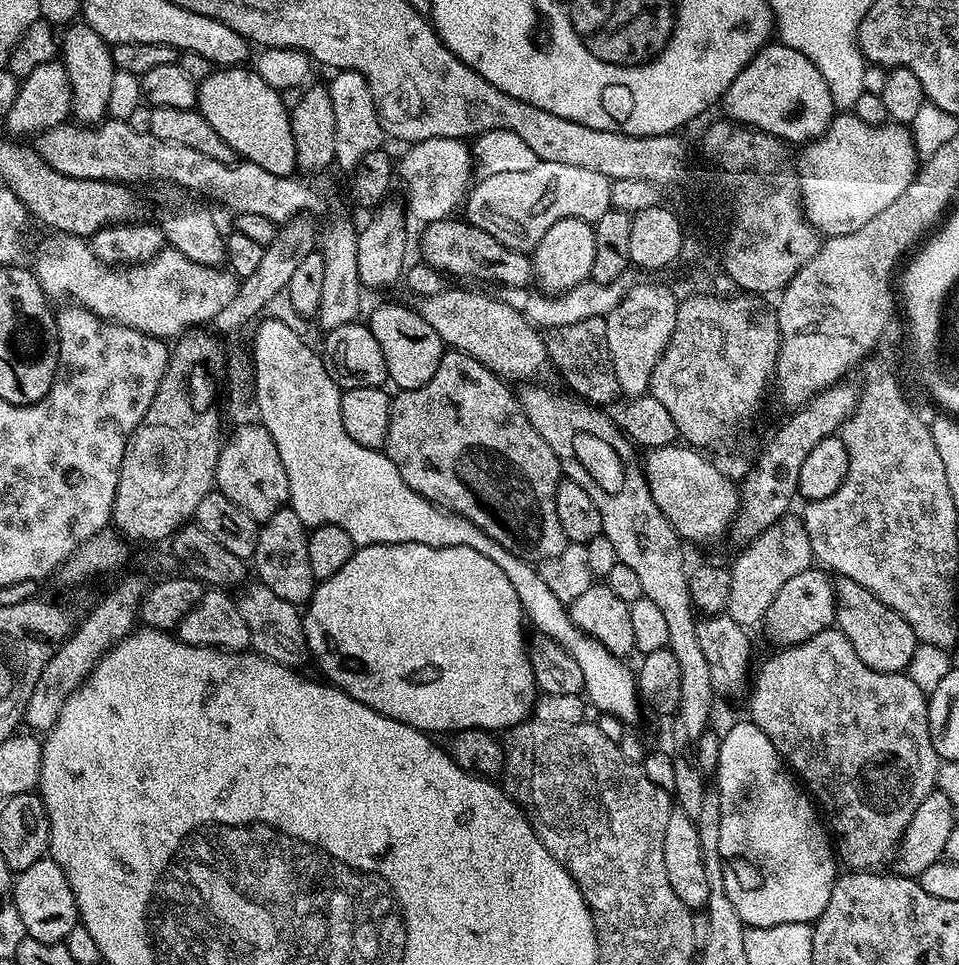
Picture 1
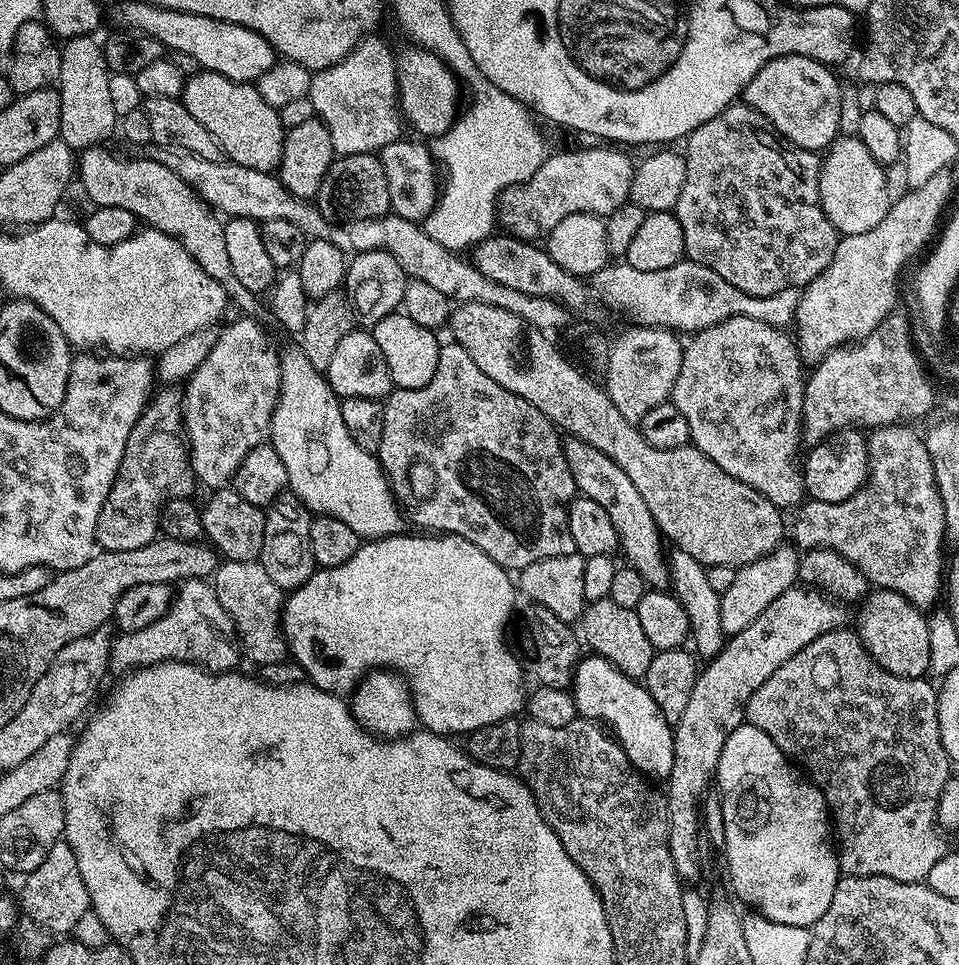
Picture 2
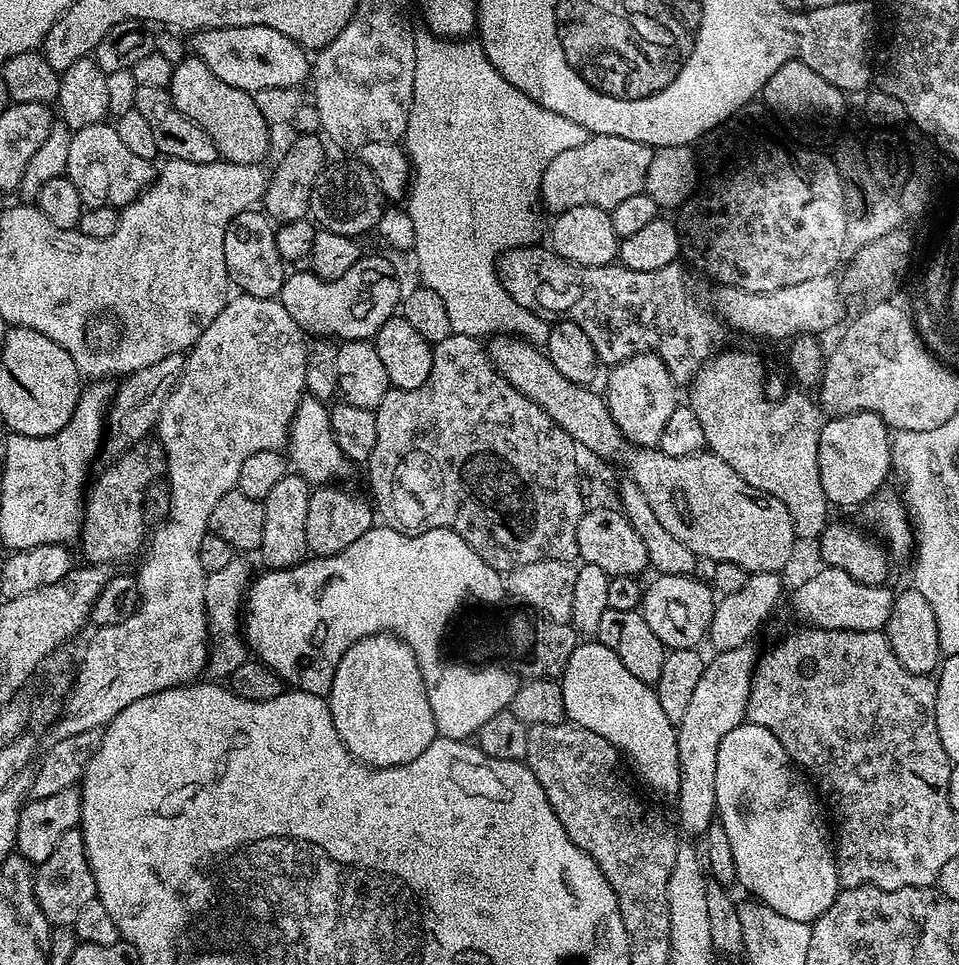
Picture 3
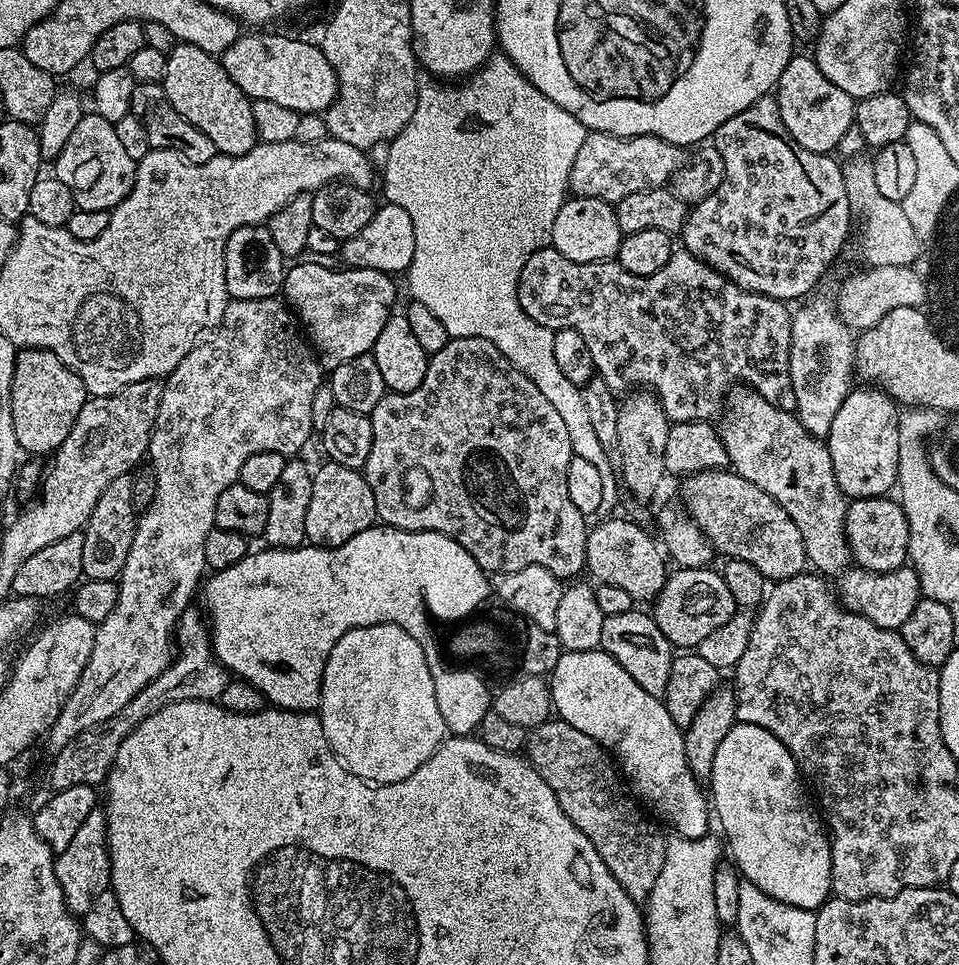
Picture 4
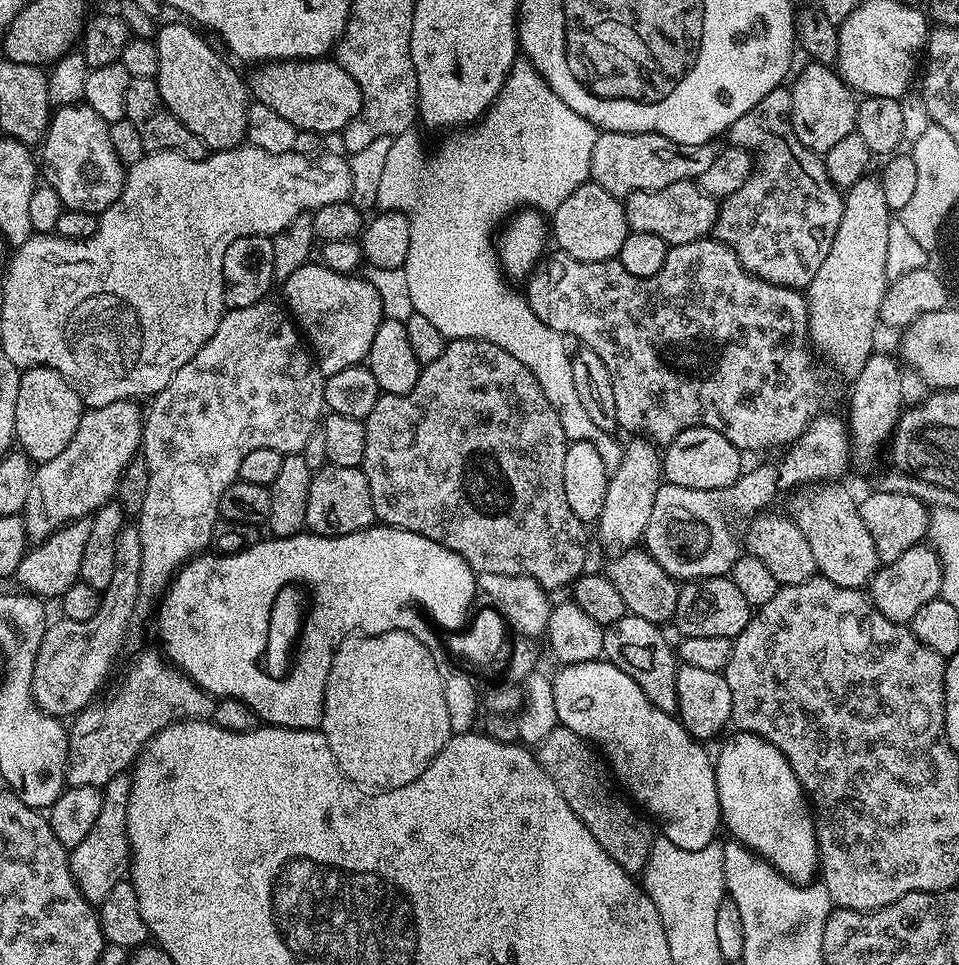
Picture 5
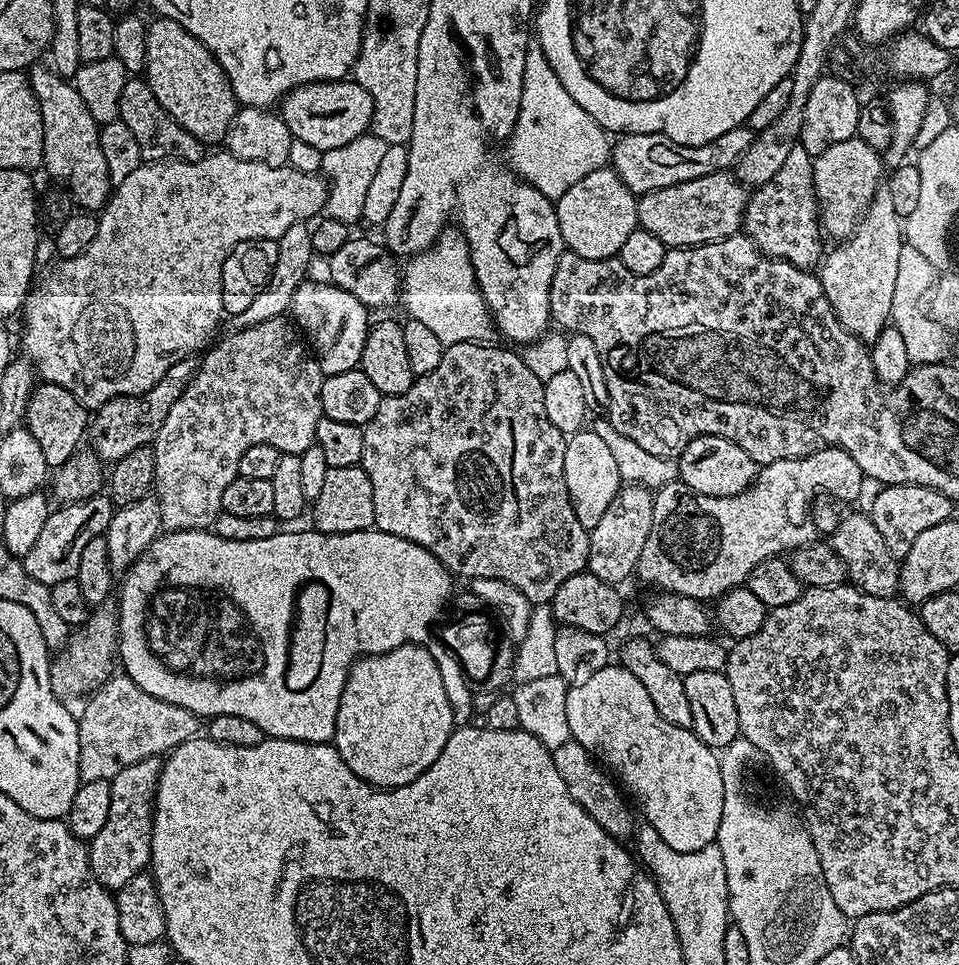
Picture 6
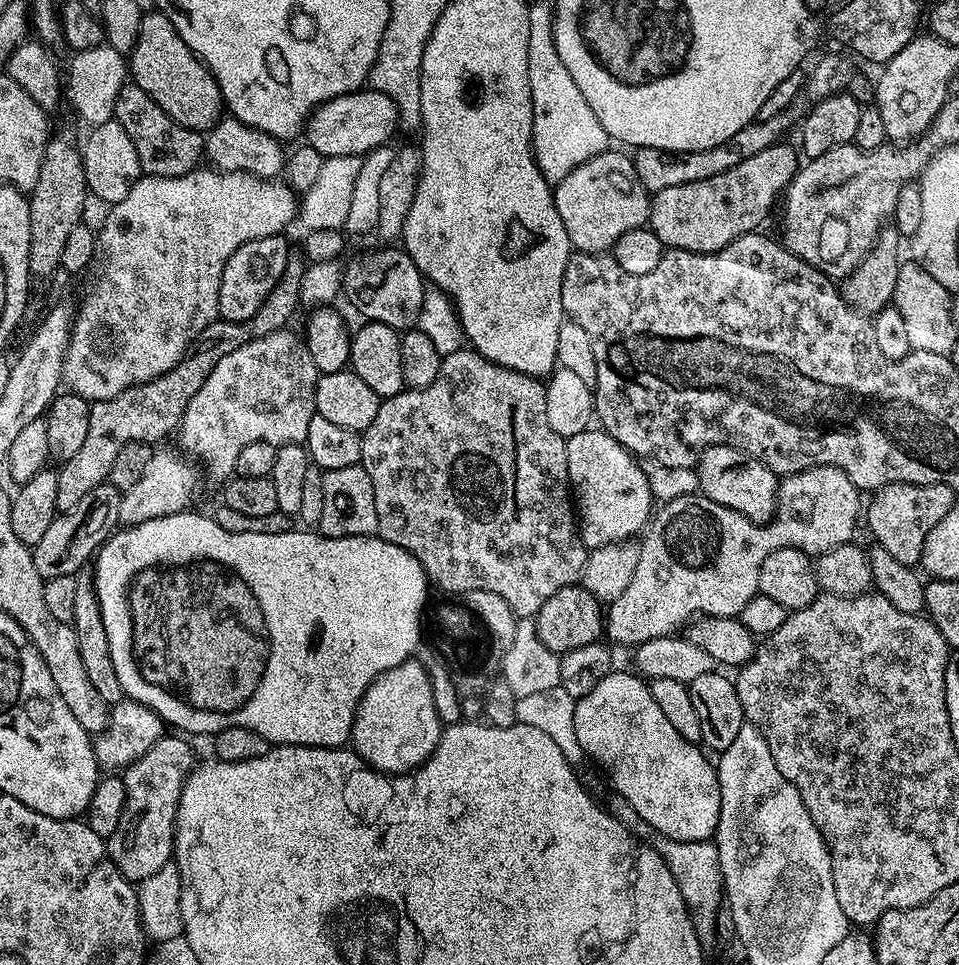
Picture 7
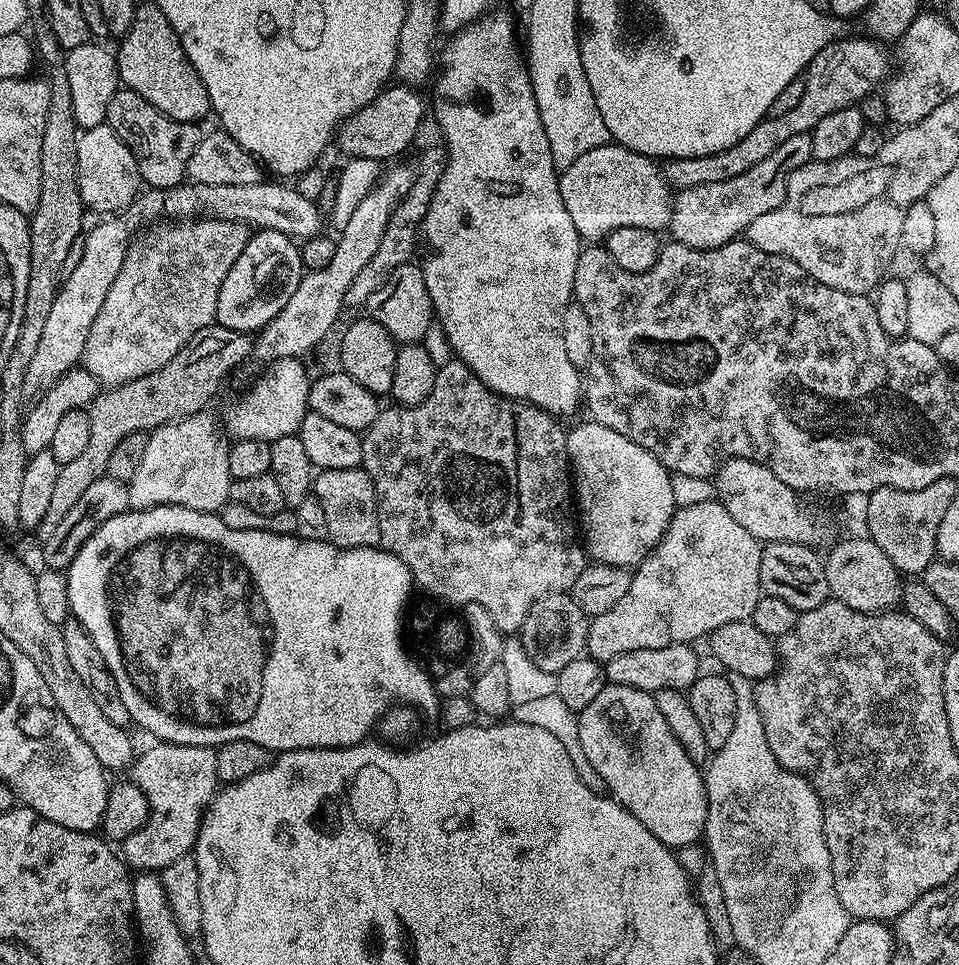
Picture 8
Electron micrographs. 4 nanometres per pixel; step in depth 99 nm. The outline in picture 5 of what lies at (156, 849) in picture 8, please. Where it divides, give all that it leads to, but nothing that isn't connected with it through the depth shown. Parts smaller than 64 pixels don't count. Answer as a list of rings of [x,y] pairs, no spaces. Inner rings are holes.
[[[121,774],[110,778],[110,782],[104,785],[102,791],[102,811],[98,813],[98,822],[82,842],[78,842],[76,848],[71,849],[68,864],[72,868],[72,877],[78,886],[78,890],[93,906],[99,906],[114,890],[119,880],[129,875],[132,862],[132,847],[128,841],[128,827],[126,826],[126,810],[130,802],[130,790],[132,789],[131,775]]]

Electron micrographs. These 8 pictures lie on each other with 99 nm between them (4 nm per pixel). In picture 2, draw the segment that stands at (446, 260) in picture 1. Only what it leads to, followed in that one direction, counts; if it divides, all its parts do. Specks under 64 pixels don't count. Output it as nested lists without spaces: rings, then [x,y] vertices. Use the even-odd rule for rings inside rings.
[[[493,234],[471,249],[470,263],[486,274],[486,278],[494,278],[494,282],[502,282],[502,286],[510,286],[513,290],[522,290],[522,294],[558,300],[569,310],[582,307],[590,294],[585,281],[562,270],[547,250],[536,247],[540,246],[527,240],[517,240],[515,236]]]

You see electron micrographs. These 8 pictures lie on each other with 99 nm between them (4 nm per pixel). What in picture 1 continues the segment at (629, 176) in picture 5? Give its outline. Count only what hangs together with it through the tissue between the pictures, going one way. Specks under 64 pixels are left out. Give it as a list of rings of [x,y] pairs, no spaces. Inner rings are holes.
[[[537,160],[530,170],[510,170],[477,179],[463,201],[463,215],[469,224],[478,226],[478,230],[486,230],[490,238],[498,238],[502,246],[531,253],[554,222],[578,218],[595,225],[596,220],[612,208],[611,186],[612,181],[598,174],[598,170]]]

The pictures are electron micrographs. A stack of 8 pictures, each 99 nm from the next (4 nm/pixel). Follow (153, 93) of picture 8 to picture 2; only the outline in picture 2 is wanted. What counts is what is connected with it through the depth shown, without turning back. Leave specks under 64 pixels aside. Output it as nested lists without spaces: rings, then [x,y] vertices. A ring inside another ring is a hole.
[[[201,70],[185,79],[182,99],[186,110],[190,110],[190,115],[197,122],[202,122],[202,126],[206,126],[206,130],[210,130],[210,134],[214,134],[218,146],[231,163],[259,172],[275,173],[279,169],[286,129],[280,121],[279,111],[274,106],[270,106],[270,102],[266,102],[266,98],[262,98],[262,94],[258,94],[255,83],[237,82],[222,74]]]

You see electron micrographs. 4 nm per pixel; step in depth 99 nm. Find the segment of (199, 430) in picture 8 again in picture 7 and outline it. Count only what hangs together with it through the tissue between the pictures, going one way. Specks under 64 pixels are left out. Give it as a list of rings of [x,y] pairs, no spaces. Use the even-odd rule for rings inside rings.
[[[160,446],[153,451],[142,478],[138,478],[137,484],[130,486],[130,490],[121,495],[118,508],[121,525],[131,526],[154,518],[178,514],[191,505],[188,503],[191,502],[192,495],[200,484],[200,476],[196,473],[197,465],[183,451],[175,447],[174,449],[164,447],[168,446]]]

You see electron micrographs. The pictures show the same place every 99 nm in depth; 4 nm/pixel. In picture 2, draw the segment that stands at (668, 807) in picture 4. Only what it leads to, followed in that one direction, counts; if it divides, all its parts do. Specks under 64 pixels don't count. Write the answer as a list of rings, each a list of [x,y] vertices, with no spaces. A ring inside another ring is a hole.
[[[588,654],[576,665],[570,693],[577,713],[603,725],[641,776],[667,781],[674,766],[674,728],[662,718],[658,702],[650,698],[639,679],[622,674],[606,658]]]

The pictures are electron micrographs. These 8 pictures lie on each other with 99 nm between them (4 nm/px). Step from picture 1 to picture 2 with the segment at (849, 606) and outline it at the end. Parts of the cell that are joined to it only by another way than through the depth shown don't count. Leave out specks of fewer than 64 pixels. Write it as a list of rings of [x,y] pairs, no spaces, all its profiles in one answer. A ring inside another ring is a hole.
[[[885,588],[869,591],[860,606],[860,617],[857,618],[854,628],[874,662],[878,662],[878,666],[898,678],[919,680],[927,677],[930,664],[928,616],[906,598],[902,598],[902,594]]]

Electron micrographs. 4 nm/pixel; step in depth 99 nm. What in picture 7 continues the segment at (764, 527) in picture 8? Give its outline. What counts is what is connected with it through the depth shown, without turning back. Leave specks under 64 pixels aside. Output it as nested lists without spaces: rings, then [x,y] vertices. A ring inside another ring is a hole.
[[[715,444],[703,452],[695,469],[696,477],[700,480],[699,491],[706,498],[738,510],[738,514],[750,518],[755,524],[765,525],[775,517],[778,476],[761,460],[734,446]]]

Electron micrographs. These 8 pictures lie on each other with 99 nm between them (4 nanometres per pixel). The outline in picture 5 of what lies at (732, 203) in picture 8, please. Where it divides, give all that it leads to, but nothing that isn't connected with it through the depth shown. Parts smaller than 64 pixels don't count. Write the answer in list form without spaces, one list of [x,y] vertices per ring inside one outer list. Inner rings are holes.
[[[683,180],[670,182],[662,190],[638,190],[623,197],[624,213],[629,229],[642,234],[658,234],[668,245],[703,240],[715,229],[718,201],[706,194],[699,183]]]

